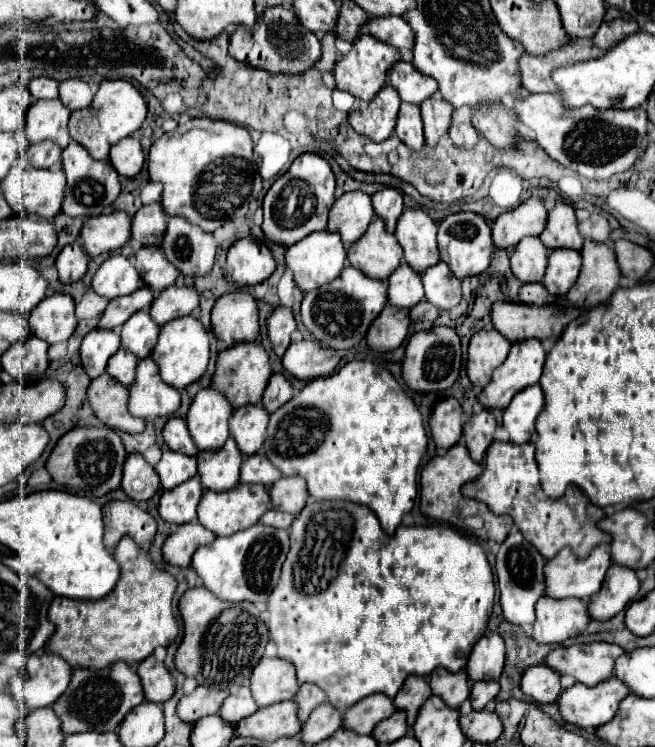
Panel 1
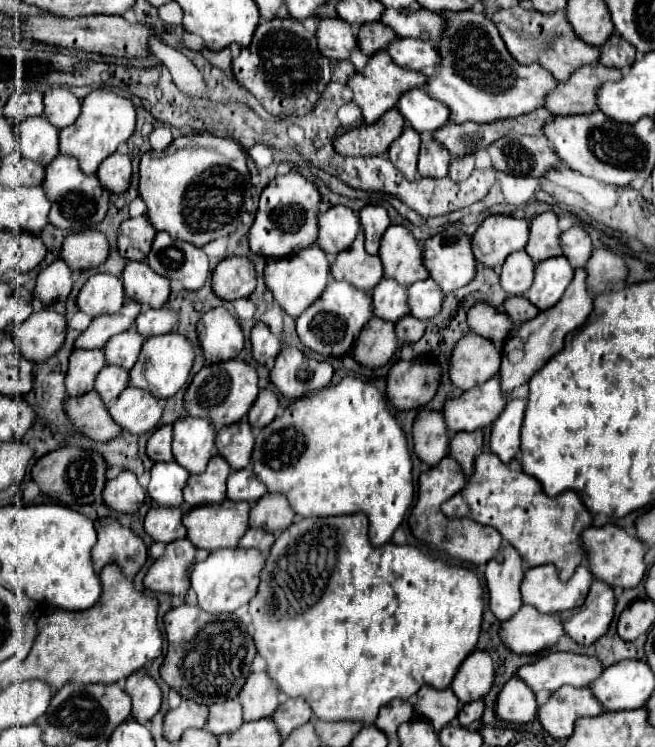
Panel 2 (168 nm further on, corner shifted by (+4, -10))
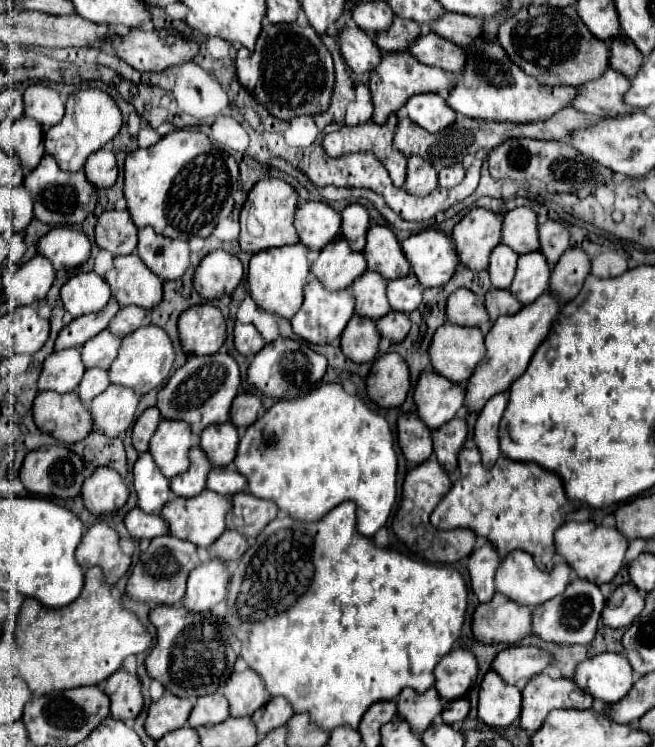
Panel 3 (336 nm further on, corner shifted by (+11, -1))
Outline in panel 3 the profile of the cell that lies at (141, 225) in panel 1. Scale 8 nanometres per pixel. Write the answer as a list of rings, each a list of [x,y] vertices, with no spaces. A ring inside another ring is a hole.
[[[114,204],[113,211],[103,211],[95,227],[97,245],[113,255],[129,255],[137,247],[137,227],[129,211],[121,210],[125,209],[115,209]]]

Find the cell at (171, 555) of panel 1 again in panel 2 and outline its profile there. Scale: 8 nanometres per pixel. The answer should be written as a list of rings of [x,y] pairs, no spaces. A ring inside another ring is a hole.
[[[188,538],[174,540],[166,546],[164,554],[152,562],[144,576],[144,588],[184,598],[190,590],[190,572],[208,552],[196,548]]]

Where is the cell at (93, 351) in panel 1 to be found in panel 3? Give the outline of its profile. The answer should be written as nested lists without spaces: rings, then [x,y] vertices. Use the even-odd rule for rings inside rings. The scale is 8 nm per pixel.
[[[77,347],[55,351],[43,363],[43,373],[39,377],[39,391],[57,391],[67,393],[75,391],[85,373],[81,361],[81,351]]]

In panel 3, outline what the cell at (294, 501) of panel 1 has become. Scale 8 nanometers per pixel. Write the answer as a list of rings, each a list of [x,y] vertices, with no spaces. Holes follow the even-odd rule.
[[[243,491],[233,495],[233,509],[229,511],[227,529],[237,529],[239,533],[245,533],[245,537],[255,539],[265,525],[277,517],[277,513],[279,509],[273,501],[253,497]]]

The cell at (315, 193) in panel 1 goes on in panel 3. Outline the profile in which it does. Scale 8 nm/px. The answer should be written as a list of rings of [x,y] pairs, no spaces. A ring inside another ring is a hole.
[[[269,177],[265,181],[259,181],[251,191],[241,211],[241,235],[239,245],[243,251],[259,253],[263,249],[271,247],[283,247],[283,245],[295,245],[299,243],[297,229],[293,225],[295,211],[297,211],[297,191],[291,183],[279,177]]]

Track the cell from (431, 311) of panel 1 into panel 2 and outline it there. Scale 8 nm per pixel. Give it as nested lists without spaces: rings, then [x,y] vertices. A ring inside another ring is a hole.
[[[412,314],[404,316],[400,322],[394,324],[394,330],[396,330],[396,338],[400,342],[406,342],[406,344],[414,344],[422,338],[424,330],[426,330],[426,324],[418,318],[414,318]]]

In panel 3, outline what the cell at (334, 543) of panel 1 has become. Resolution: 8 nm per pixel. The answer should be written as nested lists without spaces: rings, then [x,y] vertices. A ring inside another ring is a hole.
[[[345,501],[331,509],[323,519],[319,521],[299,521],[293,517],[277,517],[273,519],[265,531],[253,541],[249,547],[249,553],[241,557],[237,569],[233,571],[231,585],[229,585],[229,627],[235,629],[237,639],[241,641],[241,657],[247,661],[247,665],[257,671],[269,691],[269,695],[281,695],[289,699],[295,713],[307,711],[313,717],[313,723],[321,729],[335,729],[349,725],[353,729],[359,727],[359,721],[363,713],[373,705],[375,701],[393,701],[405,687],[413,687],[415,691],[427,691],[435,685],[435,665],[443,655],[447,655],[455,641],[461,635],[465,613],[467,613],[467,585],[461,577],[461,573],[455,567],[449,565],[431,565],[417,559],[411,559],[397,549],[385,549],[375,545],[373,539],[363,537],[357,531],[357,517],[355,517],[355,503]]]

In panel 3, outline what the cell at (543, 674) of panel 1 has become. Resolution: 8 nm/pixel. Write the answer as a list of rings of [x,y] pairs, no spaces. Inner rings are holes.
[[[489,671],[481,683],[477,715],[489,727],[511,725],[521,715],[521,691]]]

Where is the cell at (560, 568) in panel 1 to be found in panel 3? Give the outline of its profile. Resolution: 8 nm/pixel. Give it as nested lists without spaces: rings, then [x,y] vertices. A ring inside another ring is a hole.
[[[513,551],[509,553],[503,563],[501,569],[497,571],[497,591],[503,593],[505,597],[521,603],[521,605],[529,605],[529,607],[537,607],[553,597],[557,597],[559,593],[565,591],[565,587],[571,583],[573,579],[573,569],[569,567],[569,563],[563,557],[555,557],[555,567],[551,573],[539,571],[533,563],[533,557],[525,551]]]

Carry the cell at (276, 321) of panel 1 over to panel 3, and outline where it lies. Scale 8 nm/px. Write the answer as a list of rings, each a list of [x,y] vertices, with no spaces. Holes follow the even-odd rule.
[[[239,321],[235,323],[235,347],[241,355],[253,357],[257,351],[263,349],[263,345],[265,345],[265,341],[253,325],[245,325]]]

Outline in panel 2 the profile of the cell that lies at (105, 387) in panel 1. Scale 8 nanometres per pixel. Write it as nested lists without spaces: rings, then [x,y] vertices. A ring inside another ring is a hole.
[[[92,390],[78,398],[68,398],[64,410],[68,410],[68,420],[86,438],[96,442],[108,442],[120,434],[120,426],[110,418],[100,396]]]

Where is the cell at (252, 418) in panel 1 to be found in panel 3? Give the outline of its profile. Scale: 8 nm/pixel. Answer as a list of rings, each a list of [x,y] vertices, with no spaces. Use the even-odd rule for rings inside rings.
[[[231,421],[209,425],[201,433],[201,449],[207,453],[209,461],[217,467],[229,465],[237,455],[239,433]]]

